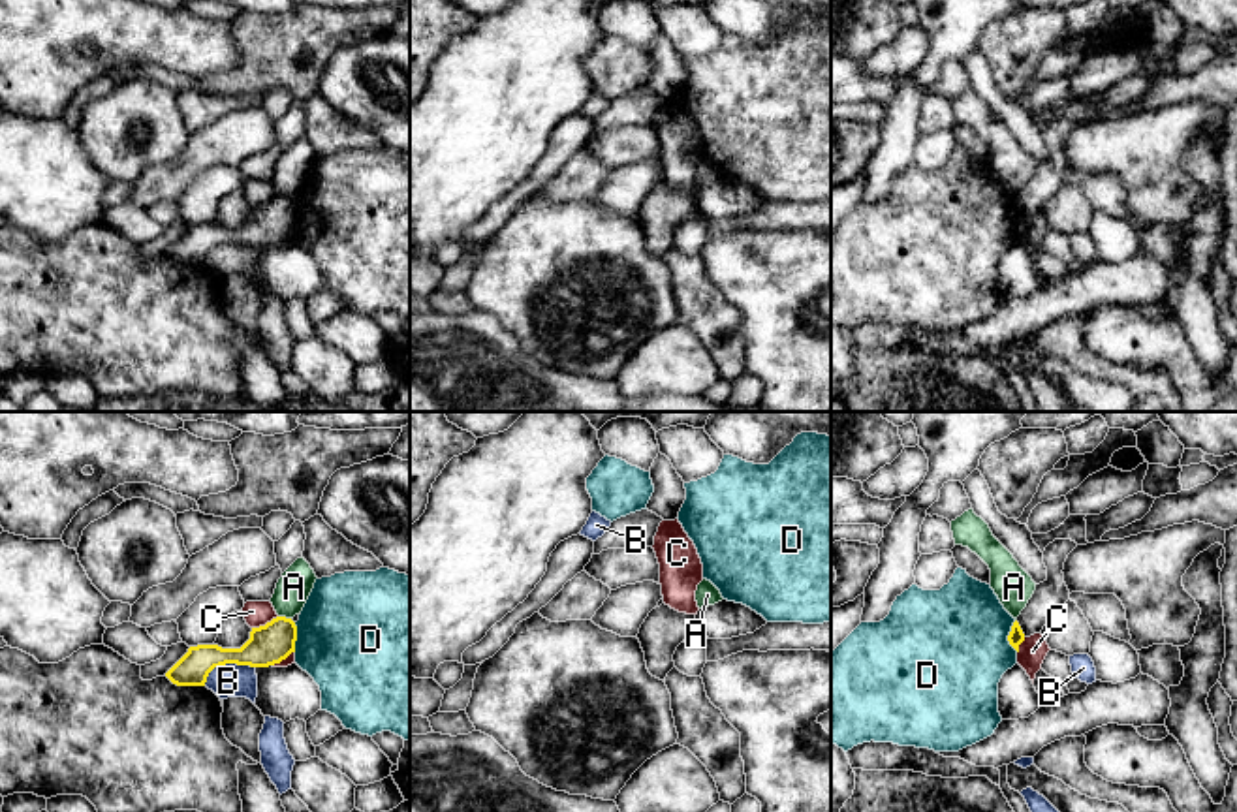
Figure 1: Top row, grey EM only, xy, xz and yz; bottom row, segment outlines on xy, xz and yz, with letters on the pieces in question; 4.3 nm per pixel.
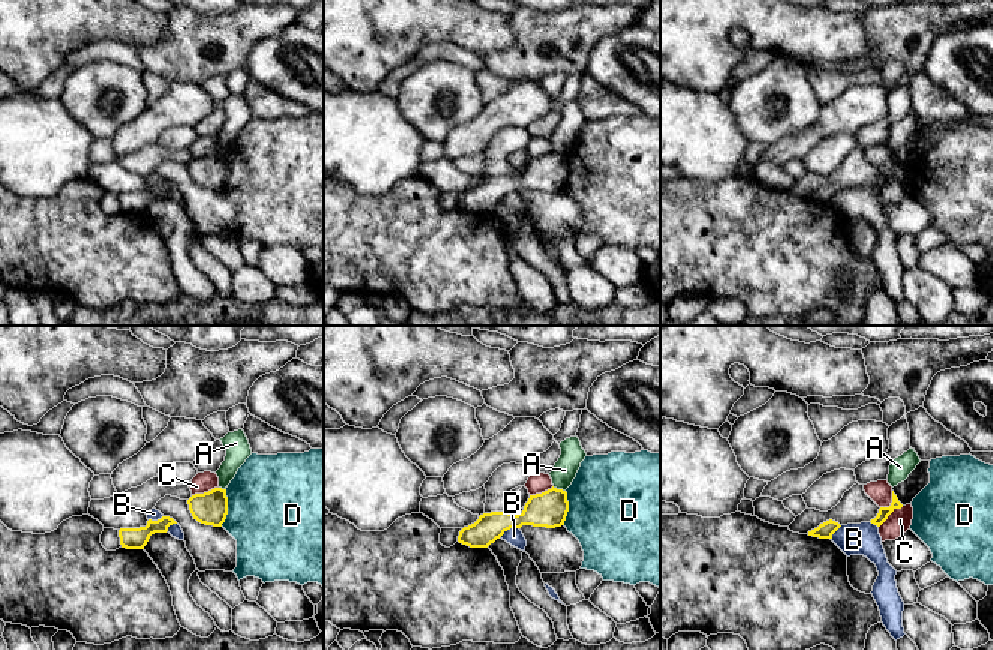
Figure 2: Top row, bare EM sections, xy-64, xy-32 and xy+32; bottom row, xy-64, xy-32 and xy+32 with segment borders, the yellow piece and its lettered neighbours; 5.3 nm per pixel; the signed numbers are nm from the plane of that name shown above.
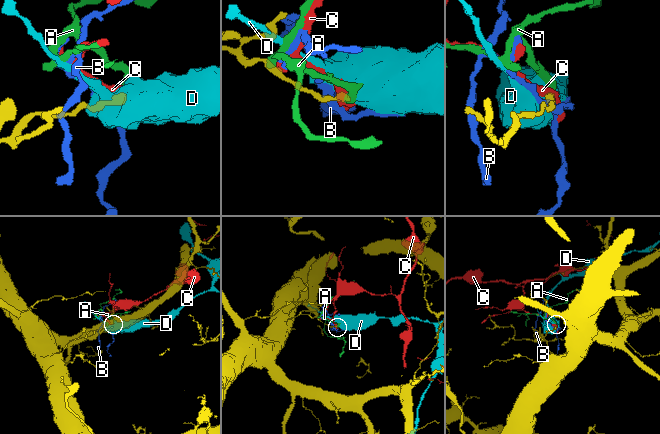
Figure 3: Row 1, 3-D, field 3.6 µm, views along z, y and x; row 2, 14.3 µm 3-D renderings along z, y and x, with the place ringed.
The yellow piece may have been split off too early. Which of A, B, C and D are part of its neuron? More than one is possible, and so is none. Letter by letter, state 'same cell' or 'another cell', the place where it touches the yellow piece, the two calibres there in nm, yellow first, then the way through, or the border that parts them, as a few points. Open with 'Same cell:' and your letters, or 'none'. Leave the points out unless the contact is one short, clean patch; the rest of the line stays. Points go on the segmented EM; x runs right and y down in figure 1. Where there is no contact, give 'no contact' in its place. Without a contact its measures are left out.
Same cell: none
A: another cell; meets yellow in xy at (284, 617); 170 nm thick on the yellow side, 150 nm on the other; border along xy (279, 615), (290, 619)
B: another cell; meets yellow in xy at (226, 662); 170 nm thick on the yellow side, 140 nm on the other
C: another cell; meets yellow in xy at (266, 624); 170 nm thick on the yellow side, 110 nm on the other; border along xy (277, 615), (252, 628)
D: another cell; meets yellow in yz at (1008, 636); 70 nm thick on the yellow side, 480 nm on the other

